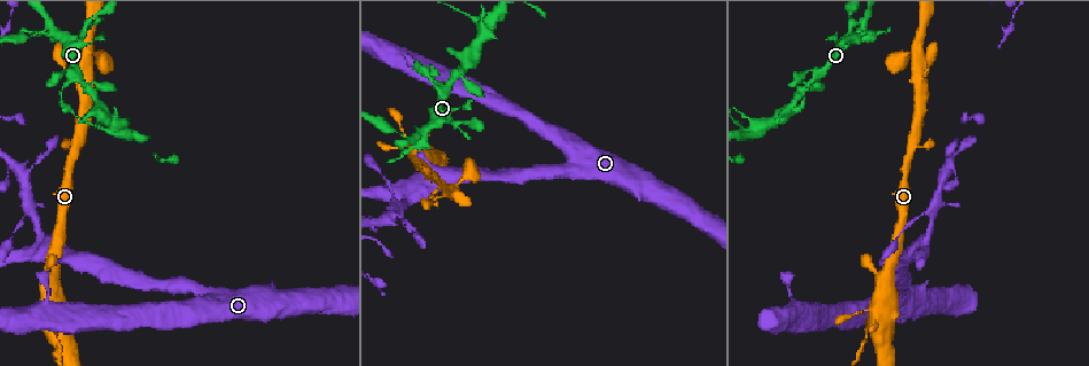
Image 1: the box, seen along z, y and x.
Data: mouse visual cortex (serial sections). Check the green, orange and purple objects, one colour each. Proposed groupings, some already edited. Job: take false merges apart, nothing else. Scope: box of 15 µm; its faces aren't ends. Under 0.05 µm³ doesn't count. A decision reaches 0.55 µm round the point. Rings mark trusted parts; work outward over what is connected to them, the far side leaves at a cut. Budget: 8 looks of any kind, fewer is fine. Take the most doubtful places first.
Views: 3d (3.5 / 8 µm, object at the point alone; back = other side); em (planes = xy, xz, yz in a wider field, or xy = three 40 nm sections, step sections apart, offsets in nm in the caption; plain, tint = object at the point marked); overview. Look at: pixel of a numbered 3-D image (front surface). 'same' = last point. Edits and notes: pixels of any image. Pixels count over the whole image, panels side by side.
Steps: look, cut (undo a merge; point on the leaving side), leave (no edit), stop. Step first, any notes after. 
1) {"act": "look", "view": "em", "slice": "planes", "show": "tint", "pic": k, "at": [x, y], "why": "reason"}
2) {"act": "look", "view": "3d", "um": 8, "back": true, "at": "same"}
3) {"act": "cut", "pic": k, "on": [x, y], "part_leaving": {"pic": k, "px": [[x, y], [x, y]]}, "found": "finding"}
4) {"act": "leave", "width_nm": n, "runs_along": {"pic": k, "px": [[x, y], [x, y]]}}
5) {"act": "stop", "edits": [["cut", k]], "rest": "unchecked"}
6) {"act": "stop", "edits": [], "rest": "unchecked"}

{"act": "look", "view": "3d", "um": 3.5, "pic": 1, "at": [31, 214], "why": "thin neck"}

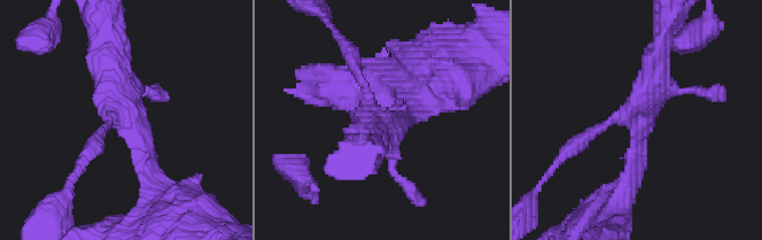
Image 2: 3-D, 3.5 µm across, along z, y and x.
{"act": "look", "view": "em", "slice": "xy", "step": 5, "show": "plain", "pic": 2, "at": [132, 125], "why": "shape alone is not enough"}

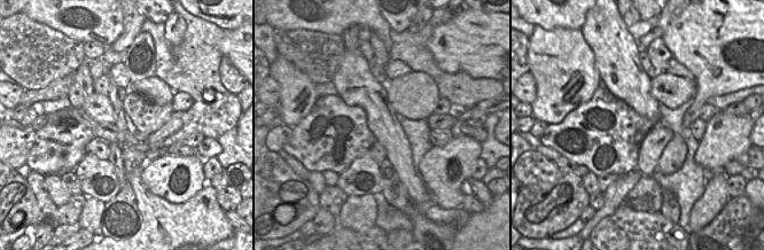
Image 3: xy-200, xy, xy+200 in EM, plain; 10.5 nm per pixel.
{"act": "look", "view": "em", "slice": "xy", "step": 5, "show": "tint", "at": "same", "why": "with the object marked"}

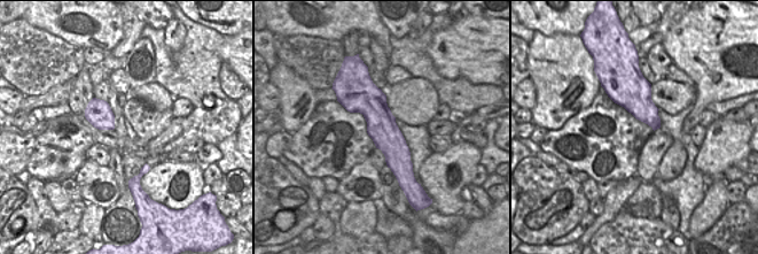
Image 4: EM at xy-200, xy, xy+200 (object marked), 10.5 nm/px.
{"act": "leave", "runs_along": {"pic": 4, "px": [[364, 83], [400, 175]]}, "found": "continuous, no second cell"}

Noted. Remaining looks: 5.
{"act": "look", "view": "3d", "um": 3.5, "pic": 1, "at": [866, 336], "why": "calibre changes"}

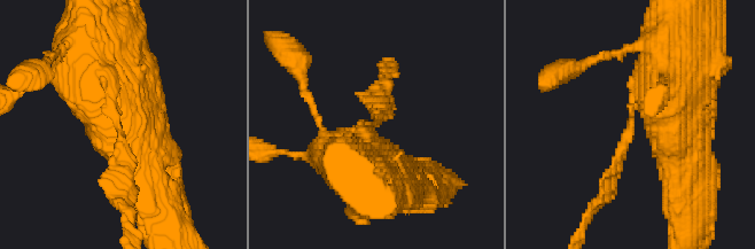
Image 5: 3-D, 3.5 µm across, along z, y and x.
{"act": "look", "view": "em", "slice": "xy", "step": 3, "show": "tint", "pic": 5, "at": [631, 129], "arm_widths_nm": [150, 600], "why": "need the tissue"}

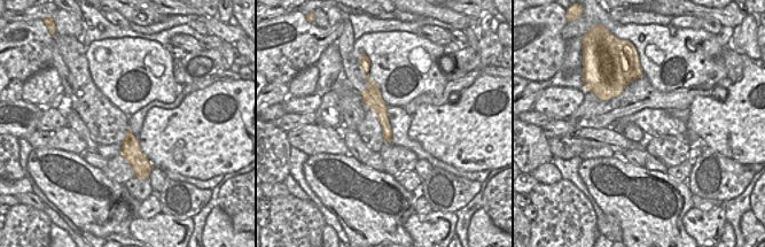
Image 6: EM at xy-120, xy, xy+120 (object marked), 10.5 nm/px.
{"act": "cut", "pic": 5, "on": [615, 168], "border": {"pic": 6, "px": [[388, 121], [382, 126]]}, "found": "two cells meet here"}

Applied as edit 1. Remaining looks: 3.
{"act": "look", "view": "3d", "um": 3.5, "pic": 1, "at": [424, 130], "why": "two arms in line, one across"}

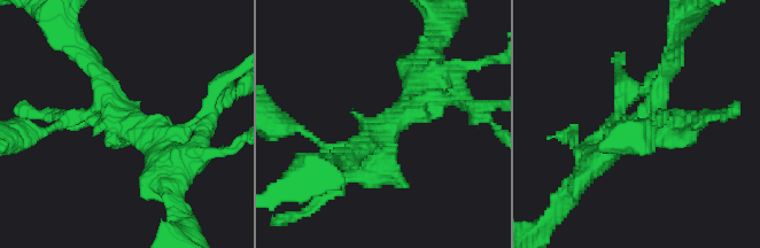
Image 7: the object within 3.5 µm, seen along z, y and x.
{"act": "look", "view": "em", "slice": "xy", "step": 2, "show": "tint", "pic": 7, "at": [380, 135], "why": "now the EM"}

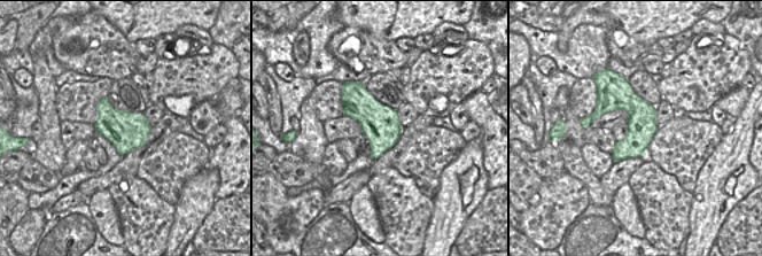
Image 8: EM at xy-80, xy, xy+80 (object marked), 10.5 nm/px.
{"act": "look", "view": "em", "slice": "xy", "step": 5, "show": "tint", "at": "same"}

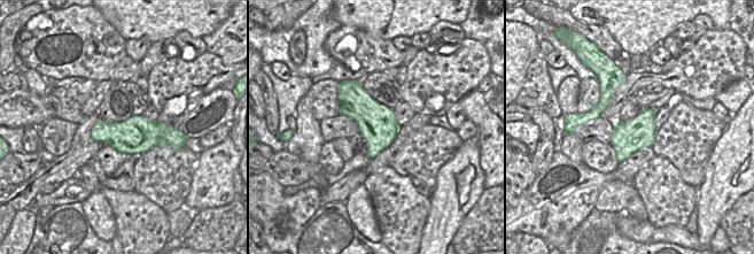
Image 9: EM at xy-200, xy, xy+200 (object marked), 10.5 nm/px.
{"act": "cut", "pic": 7, "on": [695, 131], "found": "two cells meet here"}

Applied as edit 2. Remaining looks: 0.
{"act": "stop", "edits": [["cut", 5], ["cut", 7]], "rest": "unchecked"}

